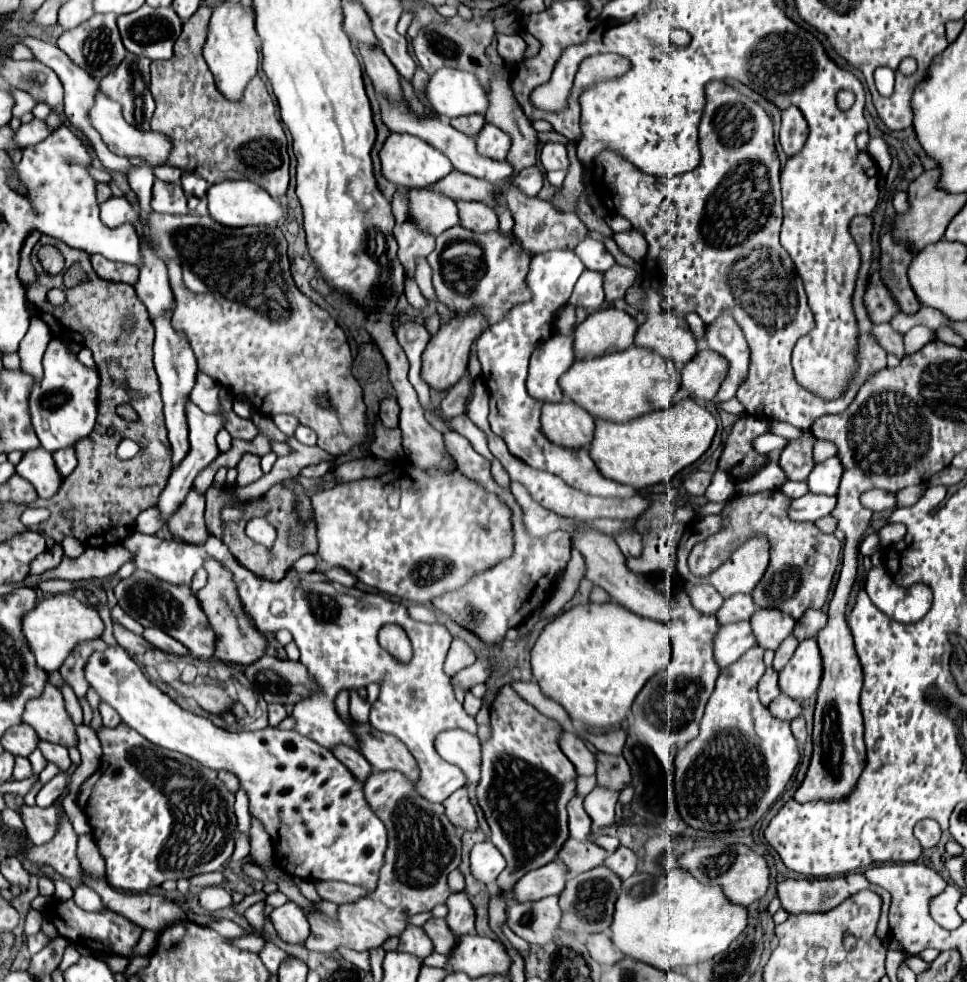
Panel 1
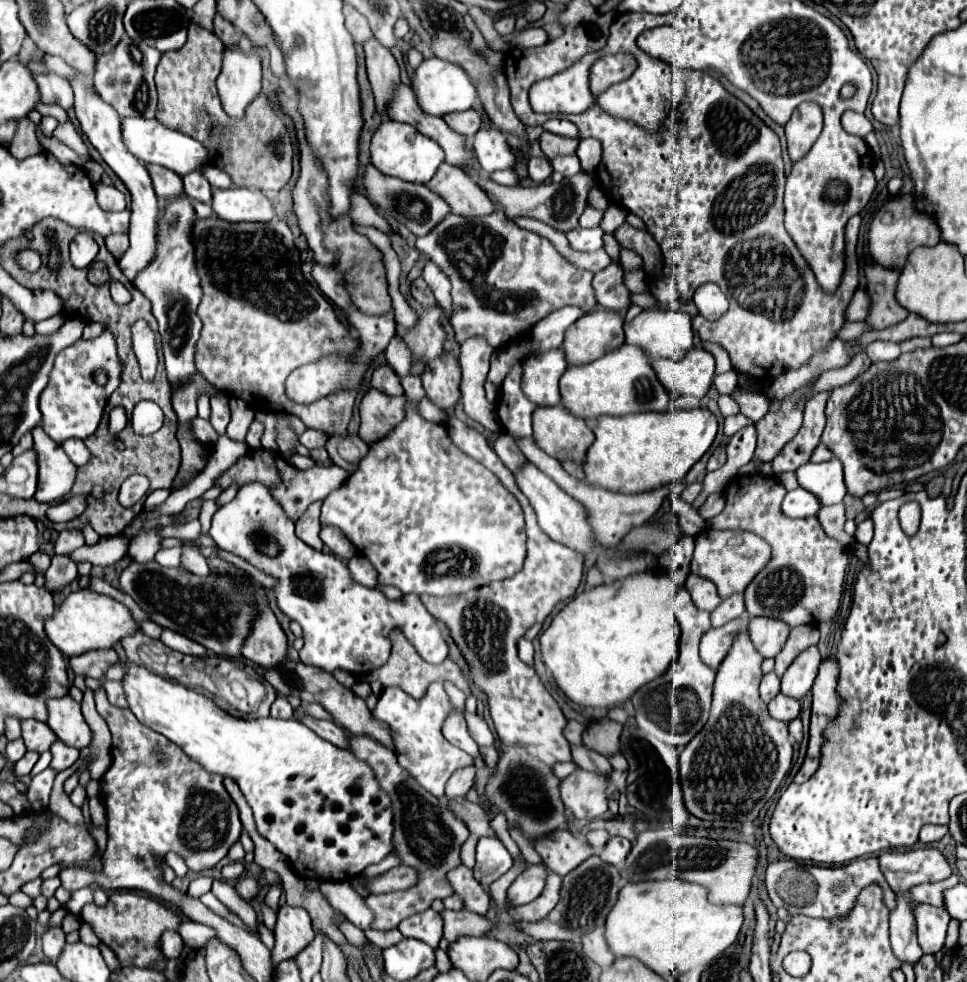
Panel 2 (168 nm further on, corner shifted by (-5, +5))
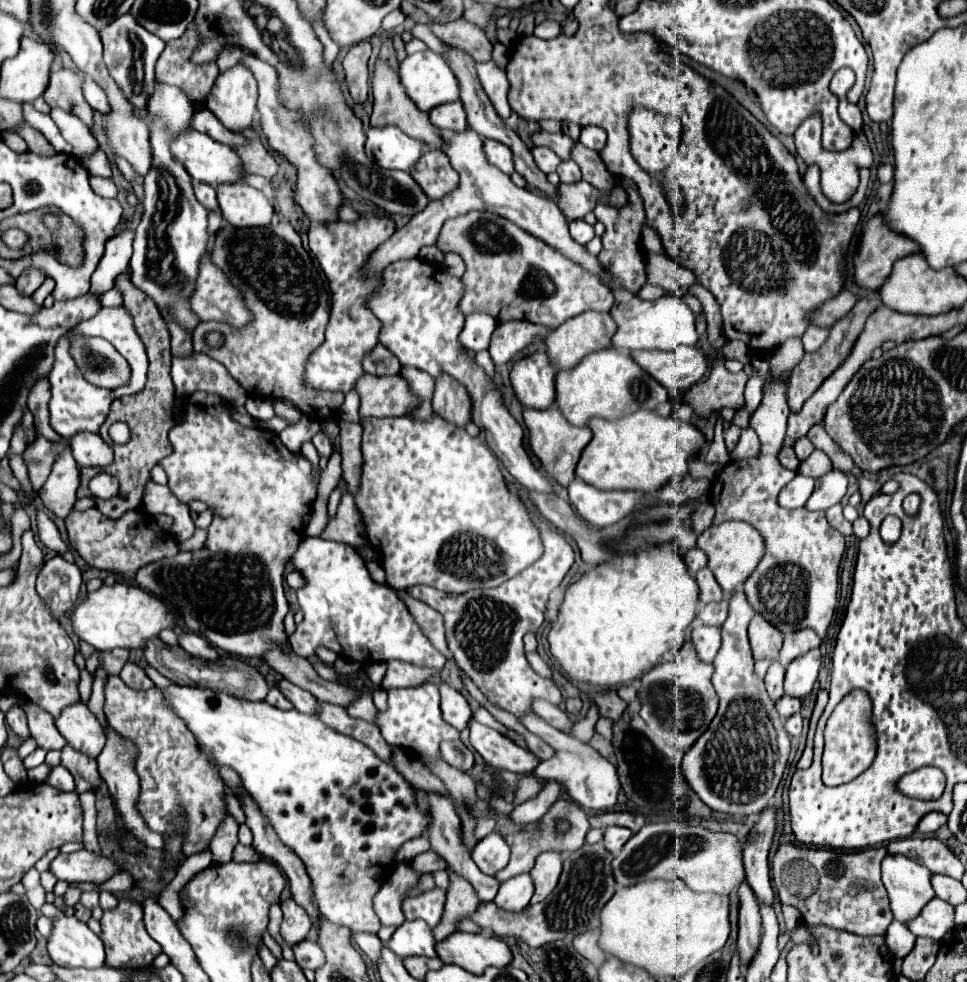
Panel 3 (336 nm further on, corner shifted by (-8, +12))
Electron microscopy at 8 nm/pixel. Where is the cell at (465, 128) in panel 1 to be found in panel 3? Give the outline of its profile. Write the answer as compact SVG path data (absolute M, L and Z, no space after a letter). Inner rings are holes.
M460 100L432 108L428 114L430 114L430 120L434 122L434 126L438 126L440 130L452 130L452 132L466 130L466 124L468 124L466 110Z

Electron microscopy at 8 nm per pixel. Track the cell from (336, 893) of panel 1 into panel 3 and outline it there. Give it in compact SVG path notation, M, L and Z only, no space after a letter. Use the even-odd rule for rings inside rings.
M428 850L428 852L422 852L422 854L418 854L414 860L412 860L412 864L414 864L414 868L418 870L418 872L434 872L434 870L446 870L446 862L436 854L436 852L432 852L432 850Z

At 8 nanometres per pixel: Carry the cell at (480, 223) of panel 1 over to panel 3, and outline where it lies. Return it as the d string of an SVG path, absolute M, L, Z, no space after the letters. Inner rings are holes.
M442 150L424 152L410 176L414 176L430 200L440 200L458 186L458 172L450 166L450 160Z

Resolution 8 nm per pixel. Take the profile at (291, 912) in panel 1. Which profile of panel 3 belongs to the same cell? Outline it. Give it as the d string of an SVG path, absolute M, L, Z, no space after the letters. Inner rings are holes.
M292 898L284 900L280 906L284 912L280 934L286 940L286 944L294 946L294 944L306 940L308 932L312 928L312 920L310 920L310 916L306 916L306 910L302 906L298 906Z

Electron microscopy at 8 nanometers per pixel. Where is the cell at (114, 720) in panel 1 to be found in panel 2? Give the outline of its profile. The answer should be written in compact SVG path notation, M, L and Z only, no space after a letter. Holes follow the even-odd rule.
M105 681L103 683L103 689L105 689L107 699L109 699L111 705L121 707L121 709L127 707L127 701L125 701L125 695L123 695L123 687L121 687L119 681Z

